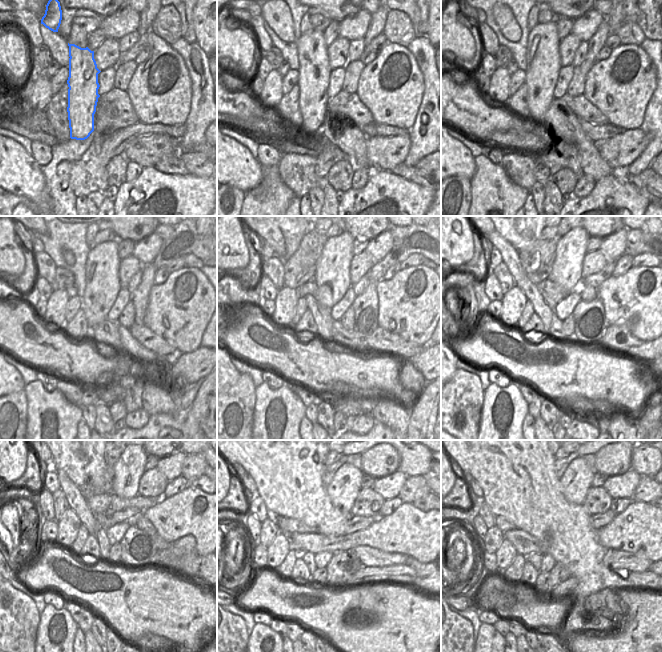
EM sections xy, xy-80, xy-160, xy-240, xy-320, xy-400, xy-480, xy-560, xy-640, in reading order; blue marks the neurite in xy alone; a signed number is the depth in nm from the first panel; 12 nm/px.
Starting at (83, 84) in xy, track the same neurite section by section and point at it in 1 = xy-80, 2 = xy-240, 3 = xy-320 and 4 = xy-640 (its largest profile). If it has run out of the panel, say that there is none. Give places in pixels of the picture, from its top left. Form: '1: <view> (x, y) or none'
1: xy-80 (314, 72)
2: xy-240 (102, 285)
3: xy-320 (332, 276)
4: xy-640 (576, 480)

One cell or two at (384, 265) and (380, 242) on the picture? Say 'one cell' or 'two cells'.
two cells

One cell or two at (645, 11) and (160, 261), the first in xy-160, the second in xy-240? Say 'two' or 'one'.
one

